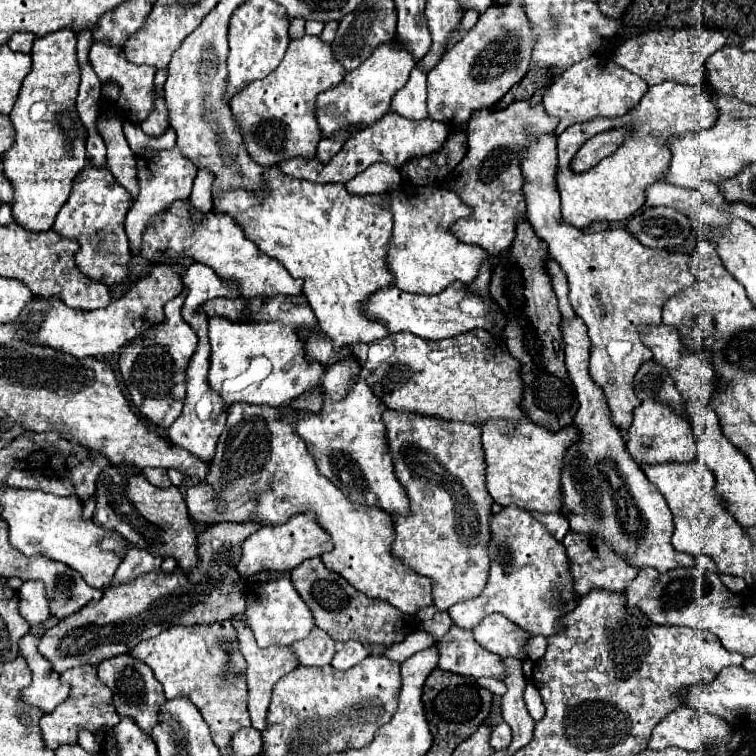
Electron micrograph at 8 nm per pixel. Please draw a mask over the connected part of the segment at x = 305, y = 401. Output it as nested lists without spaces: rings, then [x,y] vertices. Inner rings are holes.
[[[303,393],[293,401],[295,409],[309,409],[311,413],[317,413],[321,409],[321,393]]]

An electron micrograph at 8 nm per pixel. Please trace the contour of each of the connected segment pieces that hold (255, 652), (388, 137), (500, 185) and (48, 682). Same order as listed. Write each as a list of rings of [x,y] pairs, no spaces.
[[[233,617],[233,625],[239,633],[237,641],[239,641],[239,649],[247,661],[247,689],[249,689],[249,699],[247,699],[247,709],[249,709],[249,715],[251,715],[251,727],[263,731],[265,729],[265,715],[267,715],[267,707],[269,707],[269,701],[271,701],[271,689],[273,685],[279,681],[281,675],[287,675],[291,669],[295,669],[299,663],[297,663],[297,657],[295,653],[289,649],[289,647],[269,647],[269,649],[259,649],[257,643],[255,643],[255,637],[251,633],[249,627],[243,625],[241,621],[243,617]]]
[[[389,111],[389,113],[385,113],[385,117],[381,117],[371,127],[361,129],[355,135],[351,135],[345,141],[343,149],[329,163],[323,165],[317,159],[309,159],[309,161],[291,159],[291,161],[283,161],[279,167],[283,173],[297,177],[297,179],[307,179],[307,181],[315,181],[315,183],[345,183],[351,177],[355,177],[357,173],[365,171],[371,163],[383,161],[393,167],[401,167],[405,161],[409,161],[413,157],[423,157],[423,155],[435,153],[443,147],[447,137],[449,137],[449,127],[445,123],[439,123],[433,119],[411,121],[411,119],[405,119],[405,117]]]
[[[525,101],[511,103],[503,111],[489,111],[481,109],[473,113],[467,125],[469,133],[469,151],[459,163],[453,173],[445,179],[445,187],[455,191],[459,199],[471,209],[471,215],[455,221],[451,225],[451,233],[459,237],[459,241],[477,245],[487,251],[487,261],[481,265],[481,271],[473,283],[465,285],[465,291],[479,295],[481,299],[491,301],[489,293],[489,281],[491,281],[491,261],[499,257],[513,241],[515,237],[515,223],[519,217],[525,217],[525,201],[523,201],[523,175],[519,169],[525,133],[531,133],[533,137],[541,133],[553,133],[557,127],[557,119],[549,117],[543,109],[543,105],[529,107]]]
[[[25,635],[19,641],[19,651],[27,659],[29,669],[33,673],[31,685],[23,689],[19,699],[27,705],[41,709],[43,713],[51,713],[61,701],[67,699],[69,685],[61,683],[59,673],[55,673],[51,669],[51,663],[39,655],[37,643],[39,643],[39,637],[33,637],[33,635]]]

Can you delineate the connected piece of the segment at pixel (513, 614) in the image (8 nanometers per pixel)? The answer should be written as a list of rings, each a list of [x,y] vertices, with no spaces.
[[[503,507],[499,513],[491,517],[489,523],[491,541],[489,541],[489,581],[481,595],[461,601],[449,609],[449,615],[453,619],[453,625],[461,629],[473,629],[477,623],[481,623],[491,613],[501,613],[521,629],[531,631],[533,635],[553,635],[559,629],[557,619],[565,613],[569,613],[573,607],[579,605],[579,595],[573,591],[573,581],[569,579],[569,559],[565,555],[565,547],[559,545],[551,537],[551,533],[525,509],[519,507]]]

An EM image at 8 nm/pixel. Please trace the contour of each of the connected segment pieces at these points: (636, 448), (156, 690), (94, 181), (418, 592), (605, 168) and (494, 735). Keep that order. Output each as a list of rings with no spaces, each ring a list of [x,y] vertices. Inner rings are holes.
[[[643,401],[635,409],[635,419],[629,429],[629,441],[627,451],[631,453],[633,461],[645,469],[649,465],[657,463],[689,463],[697,459],[695,439],[693,439],[693,427],[689,421],[679,417],[669,405],[659,401]]]
[[[129,653],[127,655],[117,655],[113,659],[107,659],[103,661],[99,667],[97,667],[97,677],[113,691],[113,703],[115,703],[115,709],[117,709],[117,715],[119,717],[129,717],[133,719],[141,729],[143,733],[151,733],[151,729],[157,725],[159,721],[159,707],[165,703],[165,695],[163,695],[163,687],[161,683],[155,679],[153,671],[133,659]]]
[[[107,163],[101,167],[85,165],[81,173],[73,179],[71,193],[67,203],[57,213],[53,231],[59,237],[73,239],[79,243],[79,251],[75,253],[75,265],[85,277],[93,277],[93,281],[105,285],[123,283],[129,275],[131,267],[131,251],[125,235],[125,215],[133,205],[131,193],[115,181]]]
[[[233,405],[233,409],[227,411],[227,423],[217,441],[217,453],[209,463],[209,473],[203,483],[191,485],[187,489],[185,503],[189,517],[195,523],[203,523],[205,527],[225,521],[229,523],[255,521],[259,525],[279,525],[297,513],[315,513],[317,523],[325,531],[329,531],[333,539],[333,551],[321,555],[325,567],[345,577],[357,591],[375,599],[385,599],[403,613],[415,615],[421,607],[433,603],[431,579],[417,575],[415,571],[411,571],[407,565],[403,565],[399,559],[391,555],[393,525],[389,513],[343,497],[343,493],[337,491],[335,485],[319,473],[317,463],[307,453],[303,439],[295,435],[293,421],[283,415],[281,407],[273,409],[273,407],[257,407],[257,405]]]
[[[663,81],[659,85],[649,87],[643,95],[641,103],[627,115],[617,119],[603,119],[597,117],[587,123],[573,125],[559,135],[557,151],[559,151],[559,165],[557,165],[557,189],[561,193],[561,221],[571,223],[573,227],[585,229],[593,223],[601,221],[621,221],[631,217],[637,209],[645,203],[645,187],[659,181],[669,165],[669,149],[665,147],[665,139],[687,133],[687,131],[703,131],[709,129],[717,119],[717,109],[709,101],[707,93],[711,87],[705,83],[701,87],[679,85],[673,81]],[[617,127],[627,127],[627,135],[621,147],[601,159],[593,169],[585,173],[573,173],[569,163],[579,147],[589,141],[591,137],[611,131]]]
[[[497,723],[491,727],[491,747],[493,749],[503,749],[511,743],[511,729],[507,723]]]

